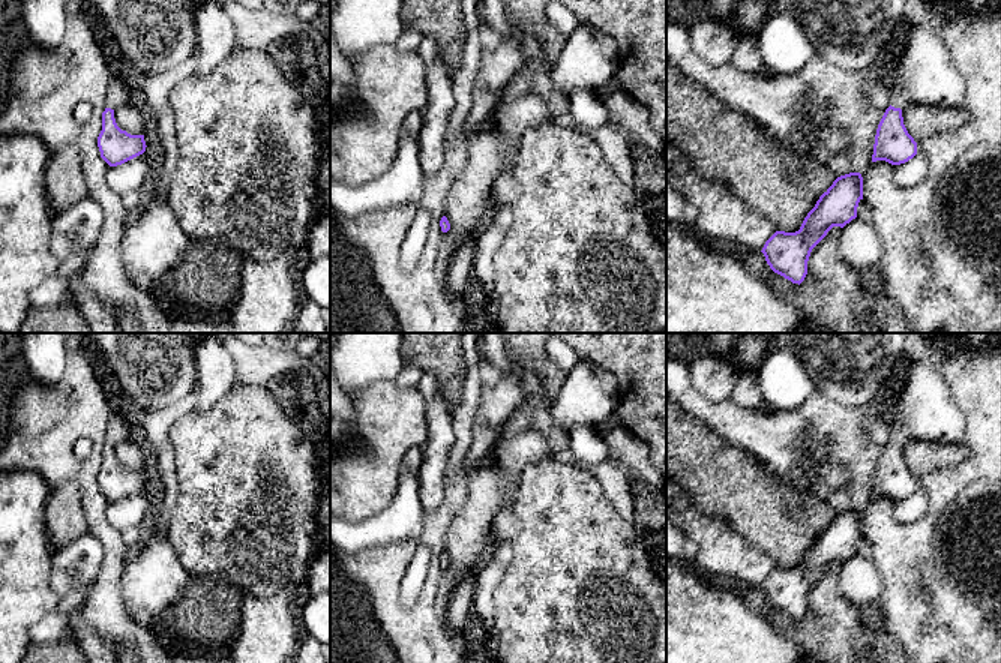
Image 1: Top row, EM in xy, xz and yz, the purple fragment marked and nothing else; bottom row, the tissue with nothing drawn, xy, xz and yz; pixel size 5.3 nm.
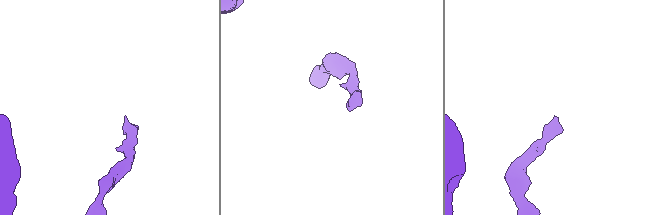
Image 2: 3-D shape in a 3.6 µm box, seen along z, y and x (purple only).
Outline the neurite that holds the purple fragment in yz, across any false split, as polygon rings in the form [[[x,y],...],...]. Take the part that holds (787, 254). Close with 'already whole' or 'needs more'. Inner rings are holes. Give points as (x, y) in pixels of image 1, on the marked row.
[[[860,172],[837,177],[807,213],[798,231],[776,231],[765,242],[761,252],[770,268],[800,285],[807,274],[812,249],[833,226],[843,228],[855,219],[861,200],[863,177]]] | already whole

